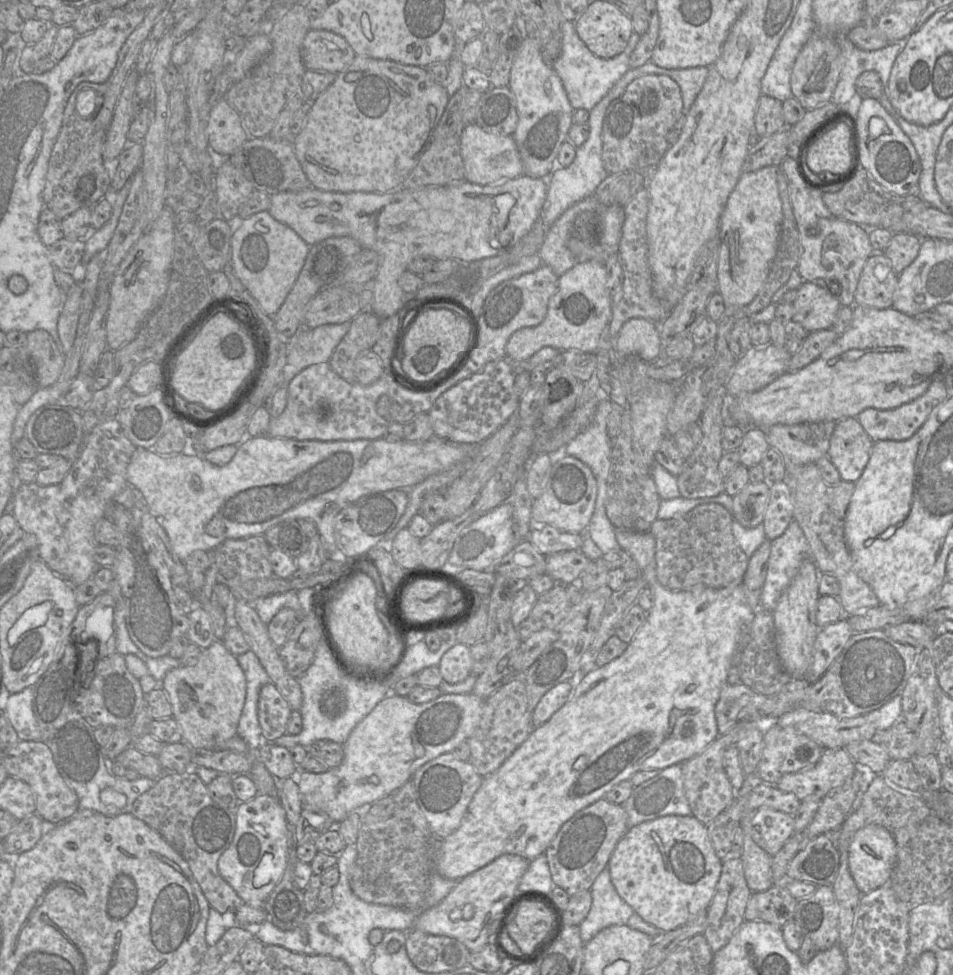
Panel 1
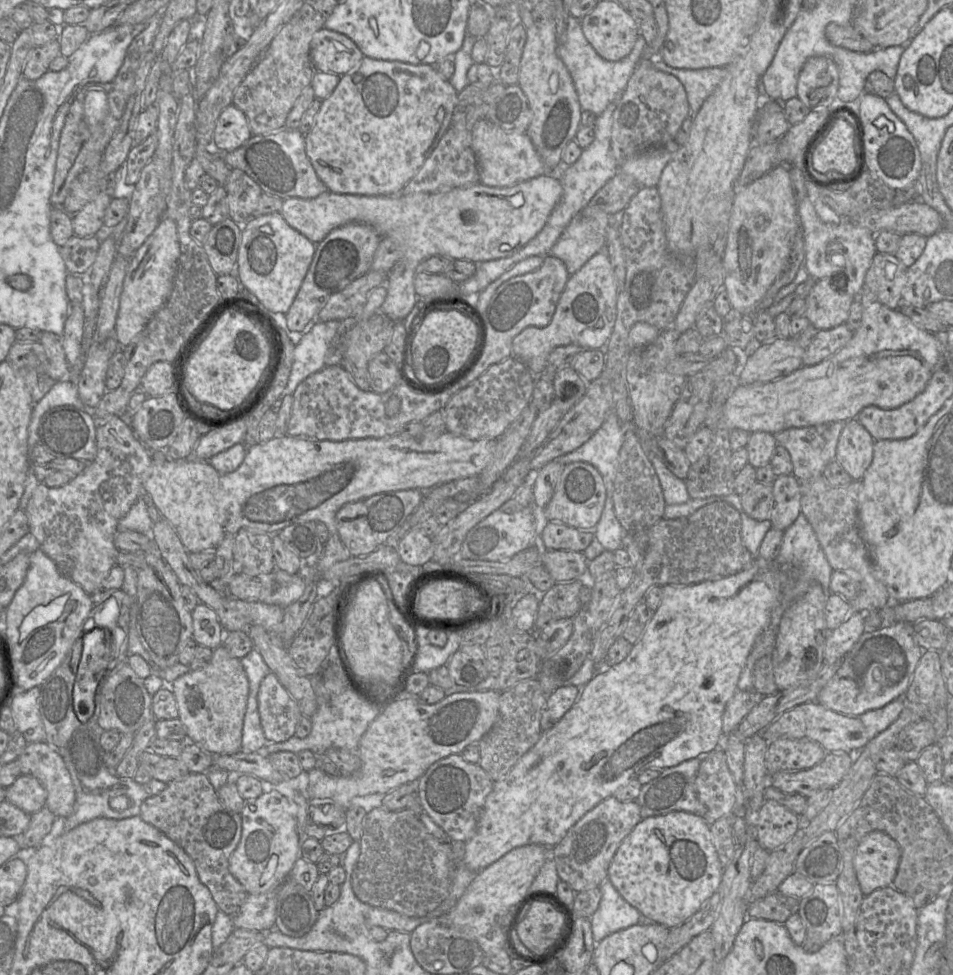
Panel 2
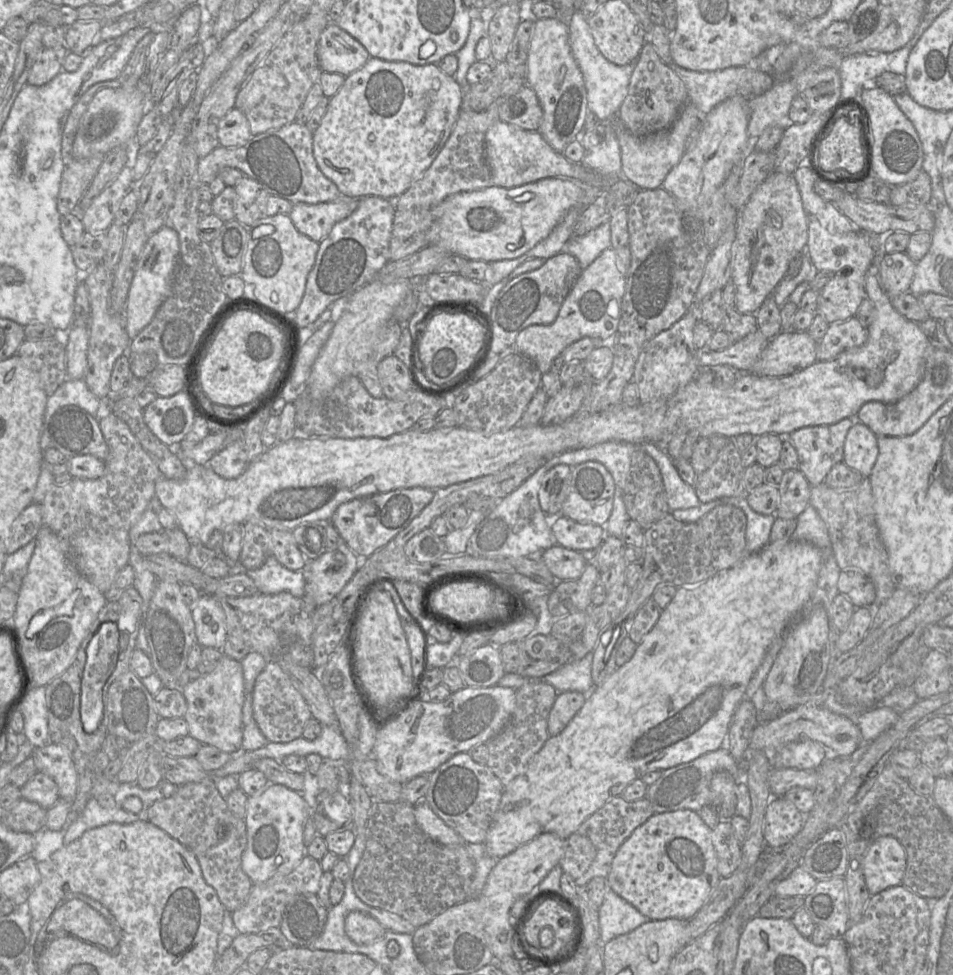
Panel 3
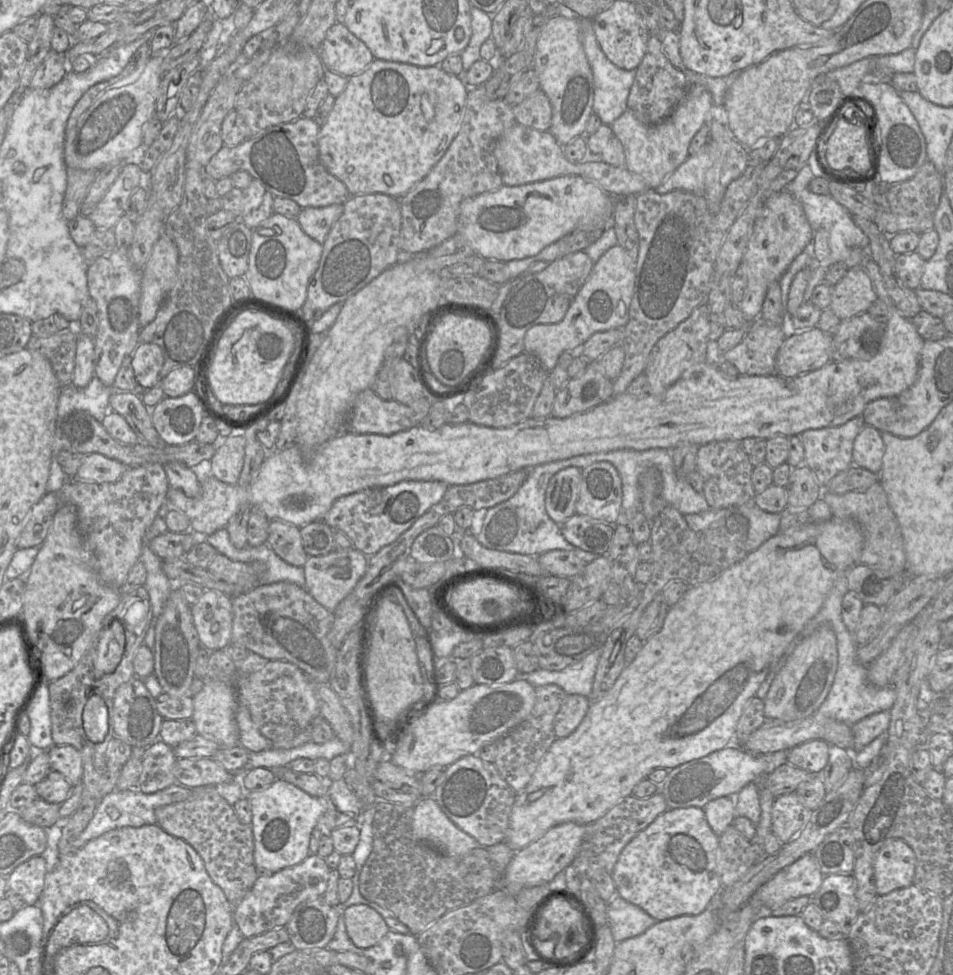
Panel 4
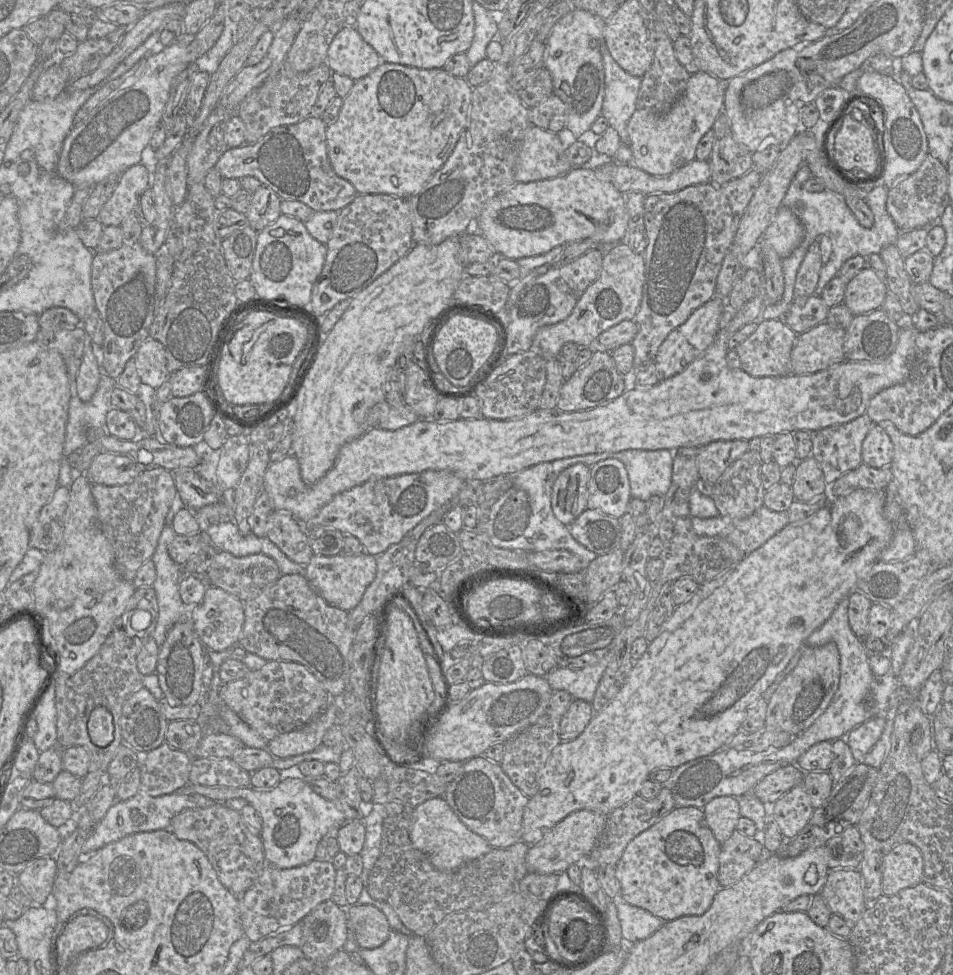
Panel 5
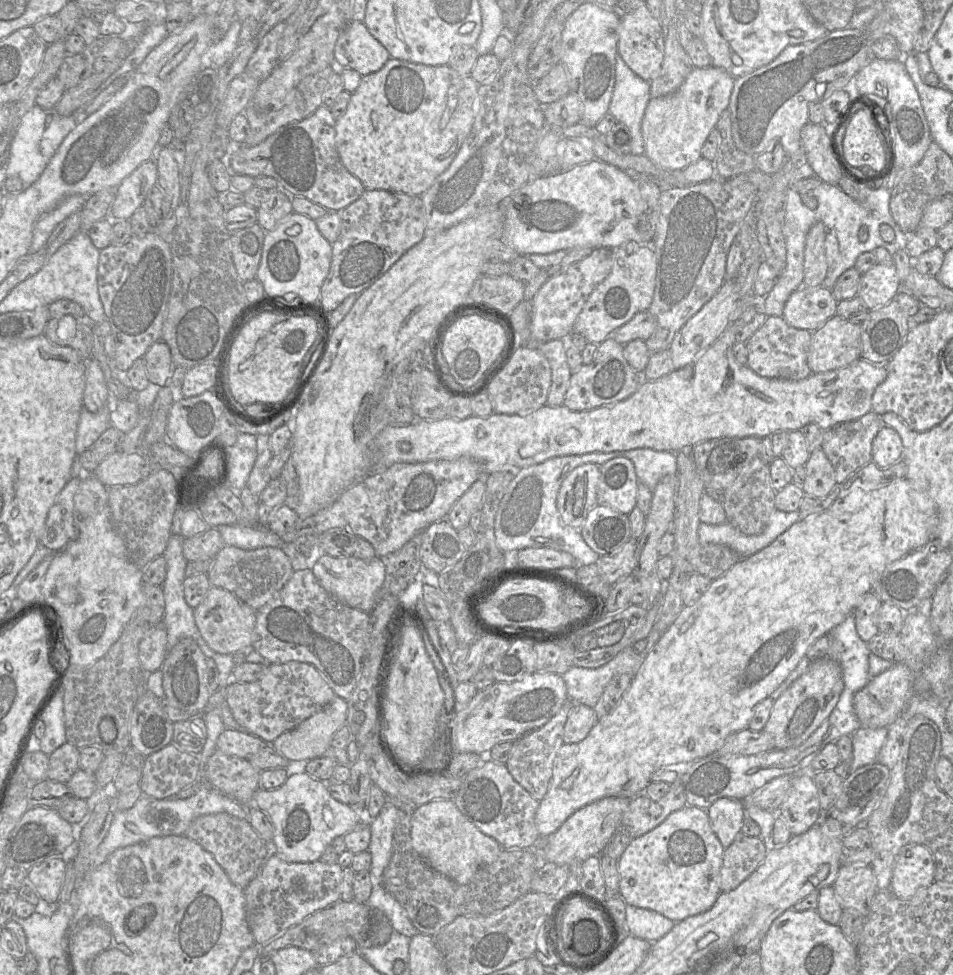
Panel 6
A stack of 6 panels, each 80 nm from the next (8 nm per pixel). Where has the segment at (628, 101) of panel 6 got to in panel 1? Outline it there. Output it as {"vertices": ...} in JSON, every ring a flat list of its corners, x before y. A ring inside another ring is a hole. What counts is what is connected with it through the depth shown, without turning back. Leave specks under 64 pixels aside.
{"vertices":[[562,19,562,51,553,64,553,69,562,81,568,100,574,110,590,111,629,69,630,55,639,42,640,36,632,32,628,44,620,54,604,59,594,55,579,38,574,22]]}

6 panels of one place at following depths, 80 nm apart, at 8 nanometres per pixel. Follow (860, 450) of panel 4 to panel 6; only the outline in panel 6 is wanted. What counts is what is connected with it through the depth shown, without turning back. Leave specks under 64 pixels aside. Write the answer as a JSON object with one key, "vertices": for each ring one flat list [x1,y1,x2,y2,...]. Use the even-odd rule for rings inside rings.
{"vertices":[[883,426,872,444,872,461,886,468,903,459,904,446,898,432]]}

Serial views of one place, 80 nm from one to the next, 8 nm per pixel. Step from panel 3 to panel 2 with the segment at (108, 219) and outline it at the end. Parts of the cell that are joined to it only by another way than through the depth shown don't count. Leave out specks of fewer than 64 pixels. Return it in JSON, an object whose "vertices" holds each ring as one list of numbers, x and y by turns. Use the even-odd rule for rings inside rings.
{"vertices":[[102,192,75,215,71,215,74,235,89,237,95,236,99,231,105,231,103,218,112,199,108,192]]}

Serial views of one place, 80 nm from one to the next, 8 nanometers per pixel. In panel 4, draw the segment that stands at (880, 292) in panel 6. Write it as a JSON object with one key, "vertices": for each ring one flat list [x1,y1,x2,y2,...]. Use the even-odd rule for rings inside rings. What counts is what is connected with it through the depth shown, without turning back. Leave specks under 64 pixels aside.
{"vertices":[[864,267,851,268,832,286,829,309,841,320,867,312,878,299]]}

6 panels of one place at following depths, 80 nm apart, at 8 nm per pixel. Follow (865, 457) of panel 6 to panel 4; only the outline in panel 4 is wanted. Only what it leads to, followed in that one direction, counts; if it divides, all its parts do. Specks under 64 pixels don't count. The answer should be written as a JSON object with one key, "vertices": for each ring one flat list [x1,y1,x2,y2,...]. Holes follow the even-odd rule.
{"vertices":[[859,416,839,426,808,429,799,435,804,447,804,464,814,472,823,488,835,475,853,465,854,440,865,425,862,416]]}

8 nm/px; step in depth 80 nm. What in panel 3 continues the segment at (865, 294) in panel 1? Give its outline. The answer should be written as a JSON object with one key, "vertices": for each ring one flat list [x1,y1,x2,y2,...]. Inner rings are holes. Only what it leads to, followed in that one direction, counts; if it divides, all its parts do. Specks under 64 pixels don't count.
{"vertices":[[905,252,891,253,886,254,878,265,873,265,873,271,876,272,881,287,891,298,910,292,916,263]]}

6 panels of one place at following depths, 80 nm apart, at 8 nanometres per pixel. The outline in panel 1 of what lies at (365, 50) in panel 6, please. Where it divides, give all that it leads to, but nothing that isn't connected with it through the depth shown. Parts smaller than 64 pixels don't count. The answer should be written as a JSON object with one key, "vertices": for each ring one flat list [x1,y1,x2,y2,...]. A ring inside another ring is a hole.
{"vertices":[[309,30,301,47,306,69,338,74,347,68,356,54,340,35,327,30]]}

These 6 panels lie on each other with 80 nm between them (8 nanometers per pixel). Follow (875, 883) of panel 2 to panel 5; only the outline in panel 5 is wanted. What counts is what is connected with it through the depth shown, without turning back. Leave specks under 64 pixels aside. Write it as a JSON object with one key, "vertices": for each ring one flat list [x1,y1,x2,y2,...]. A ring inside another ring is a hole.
{"vertices":[[895,845,882,863,882,895,891,896,922,883,923,865,922,854,915,845]]}

